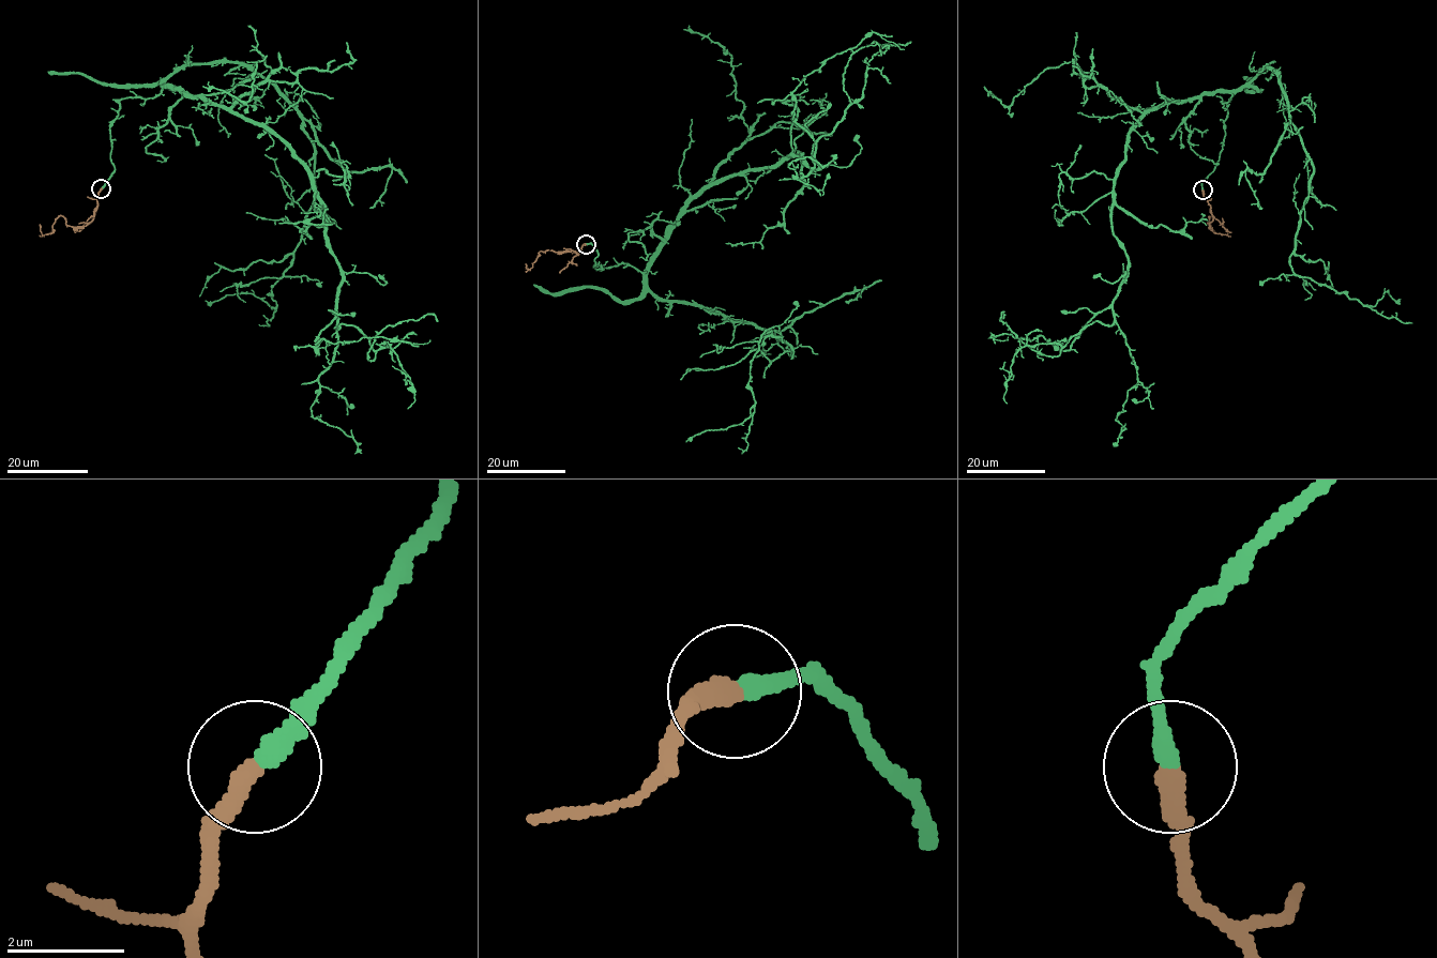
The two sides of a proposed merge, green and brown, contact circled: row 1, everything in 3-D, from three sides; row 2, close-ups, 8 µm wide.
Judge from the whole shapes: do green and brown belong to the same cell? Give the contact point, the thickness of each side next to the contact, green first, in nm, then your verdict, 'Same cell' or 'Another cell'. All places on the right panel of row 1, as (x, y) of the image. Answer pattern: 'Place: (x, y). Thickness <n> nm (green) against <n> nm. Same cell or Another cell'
Place: (1203, 189). Thickness 320 nm (green) against 340 nm. Same cell

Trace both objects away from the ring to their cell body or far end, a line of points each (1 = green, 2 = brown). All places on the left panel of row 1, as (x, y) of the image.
1: (102, 188), (125, 97), (174, 88), (263, 123), (309, 177), (342, 275), (315, 352), (323, 338), (429, 339)
2: (102, 188), (93, 218), (86, 225), (69, 226), (61, 215), (49, 233), (41, 233), (40, 225)

